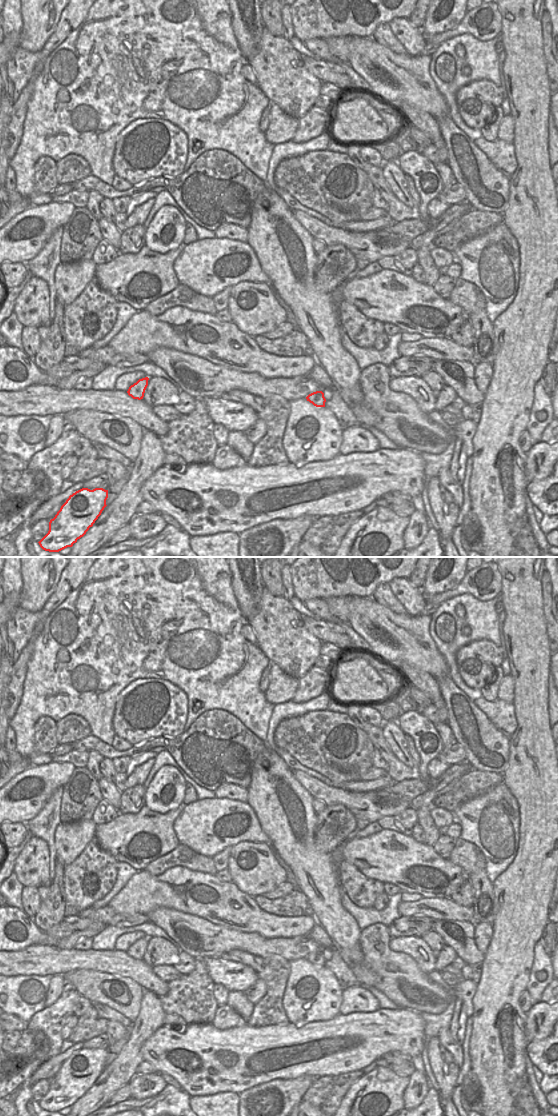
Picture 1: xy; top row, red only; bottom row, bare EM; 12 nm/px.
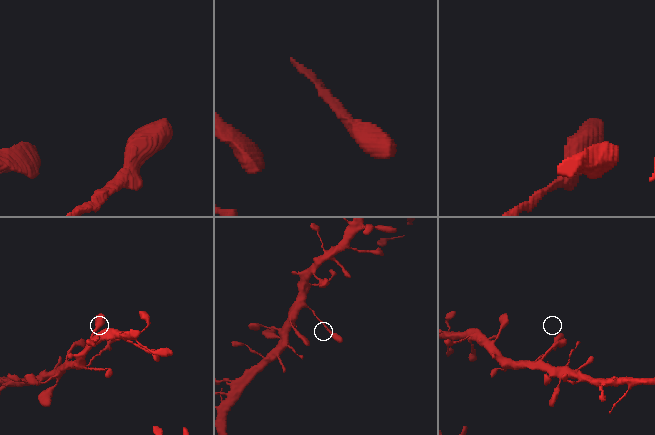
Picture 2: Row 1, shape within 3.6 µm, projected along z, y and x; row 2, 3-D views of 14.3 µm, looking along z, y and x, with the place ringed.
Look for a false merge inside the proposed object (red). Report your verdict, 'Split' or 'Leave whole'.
Leave whole

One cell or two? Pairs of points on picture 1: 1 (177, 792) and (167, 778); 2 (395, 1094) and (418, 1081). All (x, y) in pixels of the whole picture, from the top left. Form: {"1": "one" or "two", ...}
{"1": "one", "2": "two"}

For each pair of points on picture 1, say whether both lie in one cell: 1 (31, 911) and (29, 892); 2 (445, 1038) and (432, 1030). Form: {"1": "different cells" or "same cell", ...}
{"1": "same cell", "2": "different cells"}

